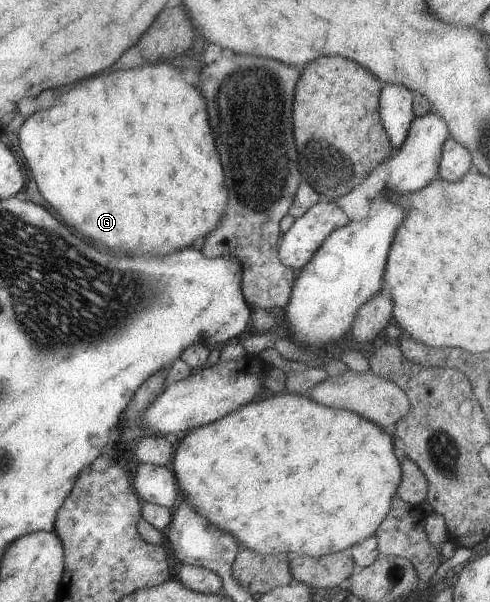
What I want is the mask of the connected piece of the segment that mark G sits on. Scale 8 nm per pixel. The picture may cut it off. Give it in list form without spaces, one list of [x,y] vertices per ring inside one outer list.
[[[160,60],[154,62],[154,65],[140,65],[128,71],[112,71],[108,75],[94,77],[66,91],[64,95],[58,97],[58,105],[46,111],[36,111],[22,123],[18,130],[18,147],[26,159],[40,195],[58,213],[60,221],[64,221],[68,227],[76,227],[76,231],[82,233],[86,239],[106,245],[116,255],[144,255],[144,253],[166,255],[176,249],[188,247],[198,237],[205,238],[221,222],[227,208],[228,195],[224,187],[222,167],[220,167],[220,159],[218,159],[206,117],[208,115],[206,115],[202,95],[192,85],[182,80],[182,72]]]

